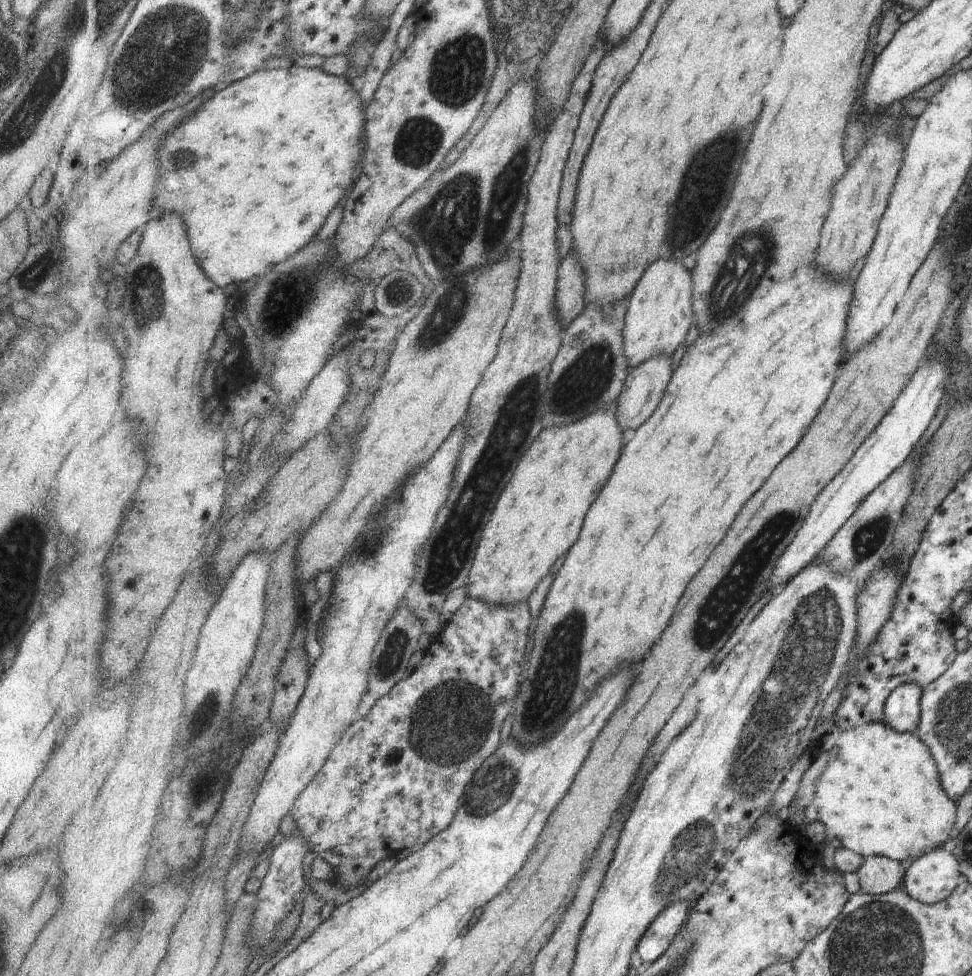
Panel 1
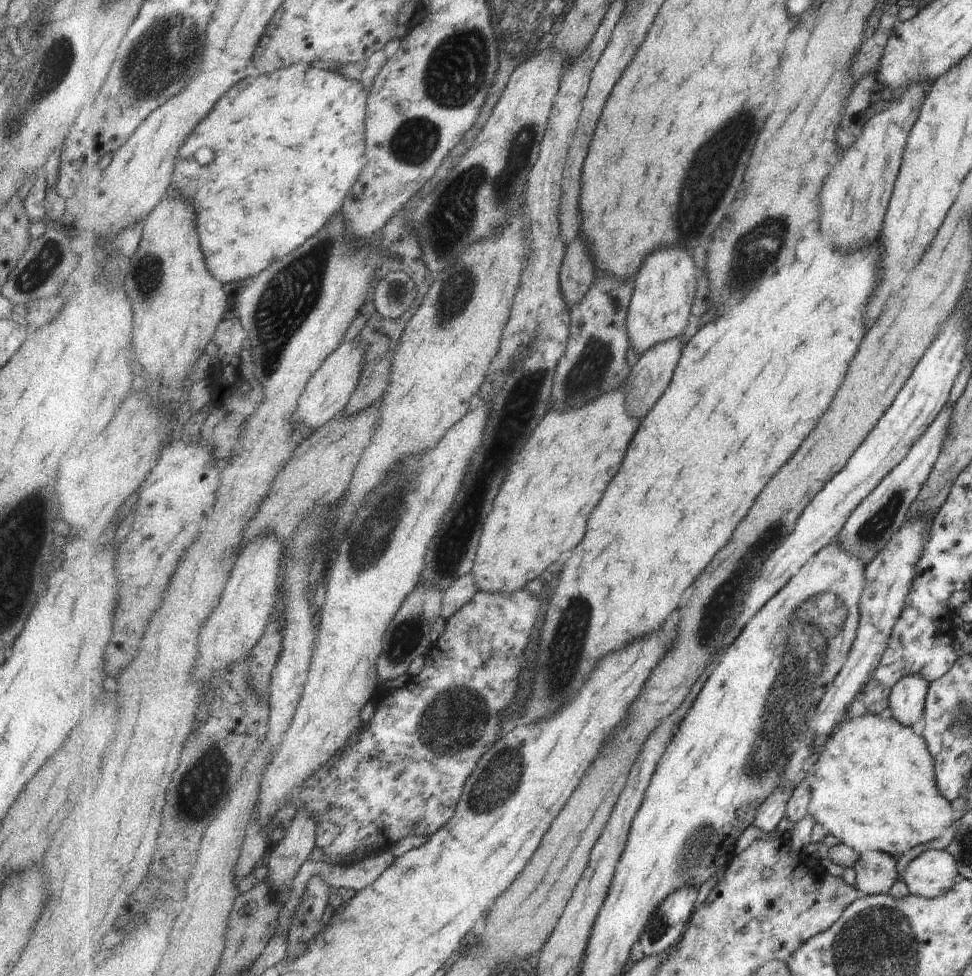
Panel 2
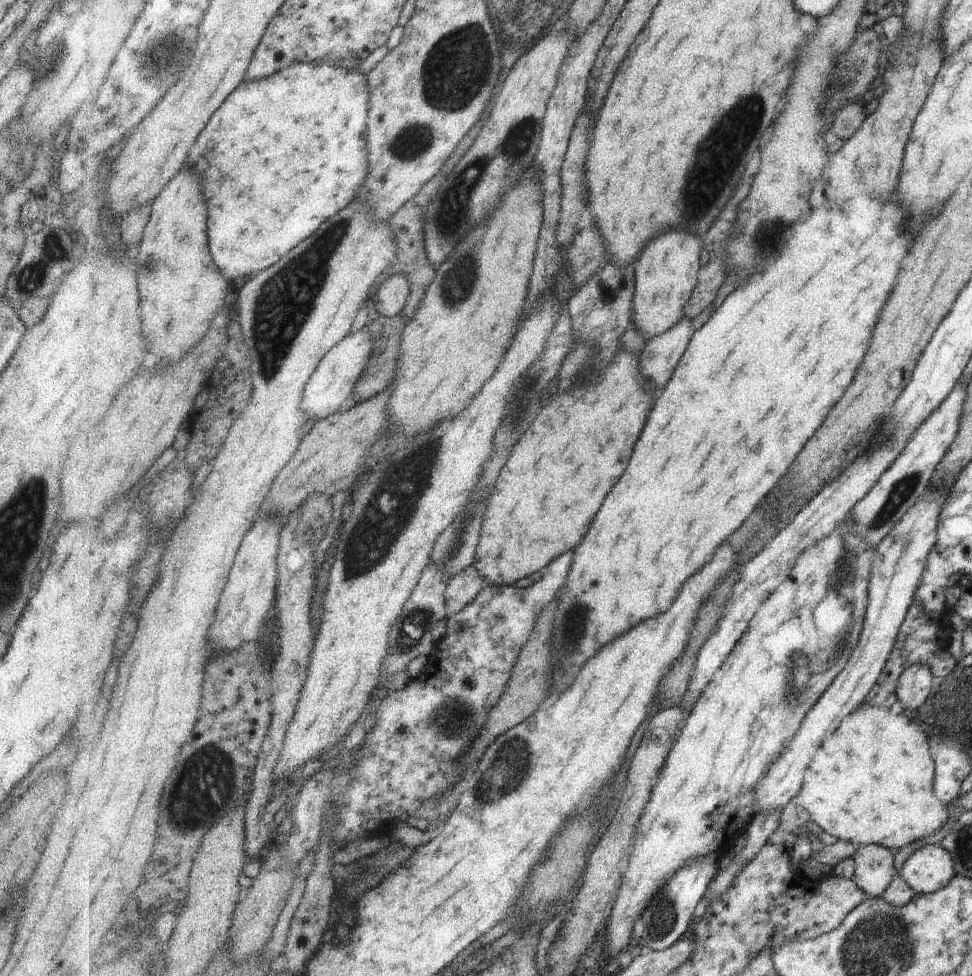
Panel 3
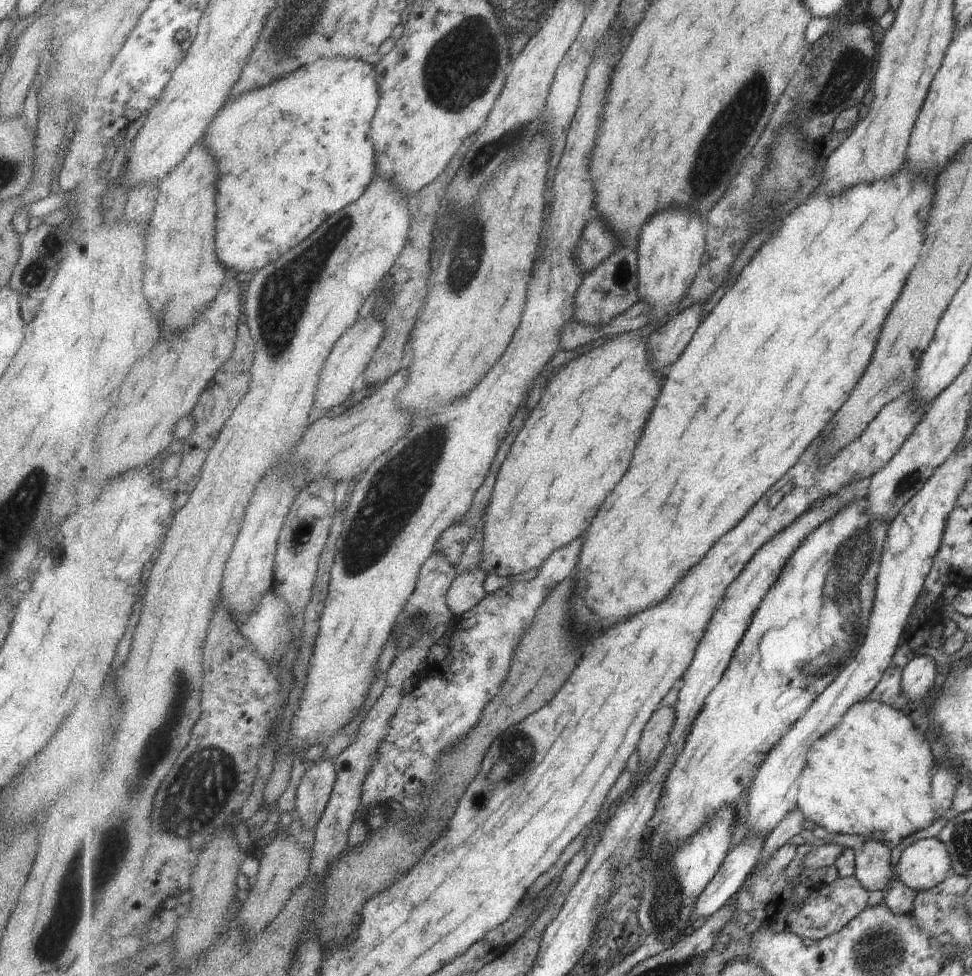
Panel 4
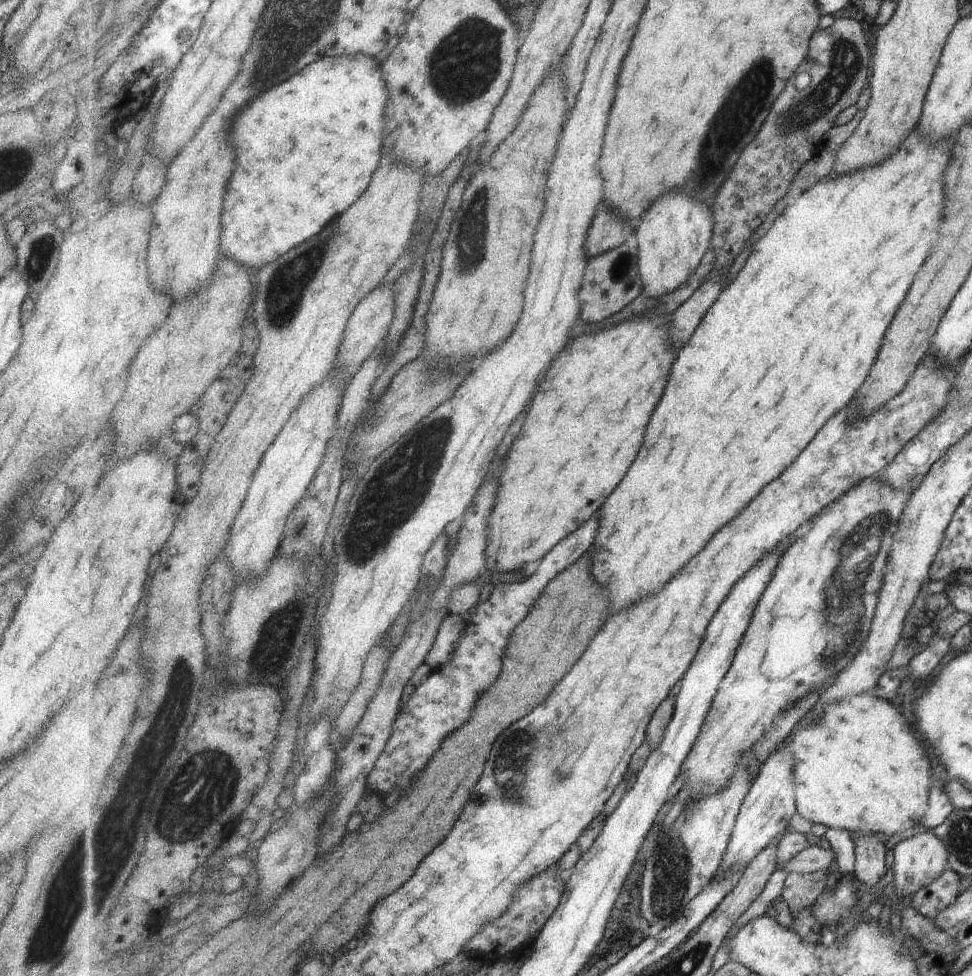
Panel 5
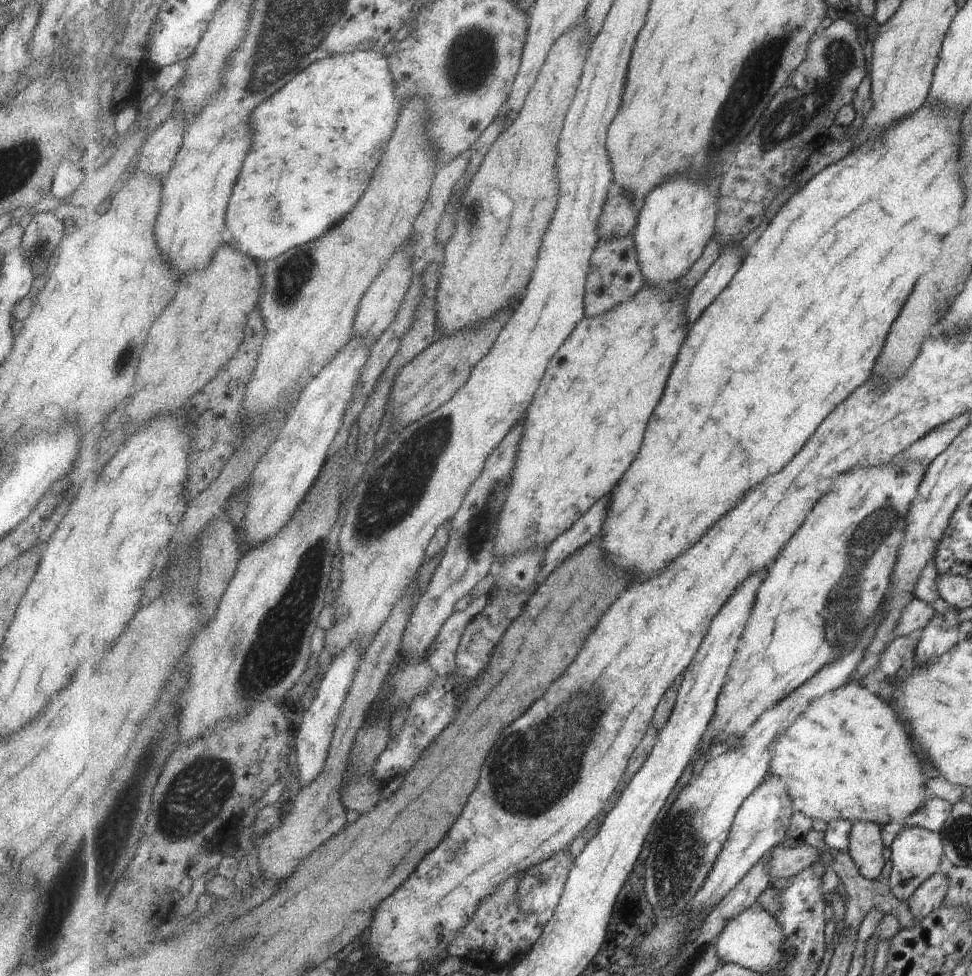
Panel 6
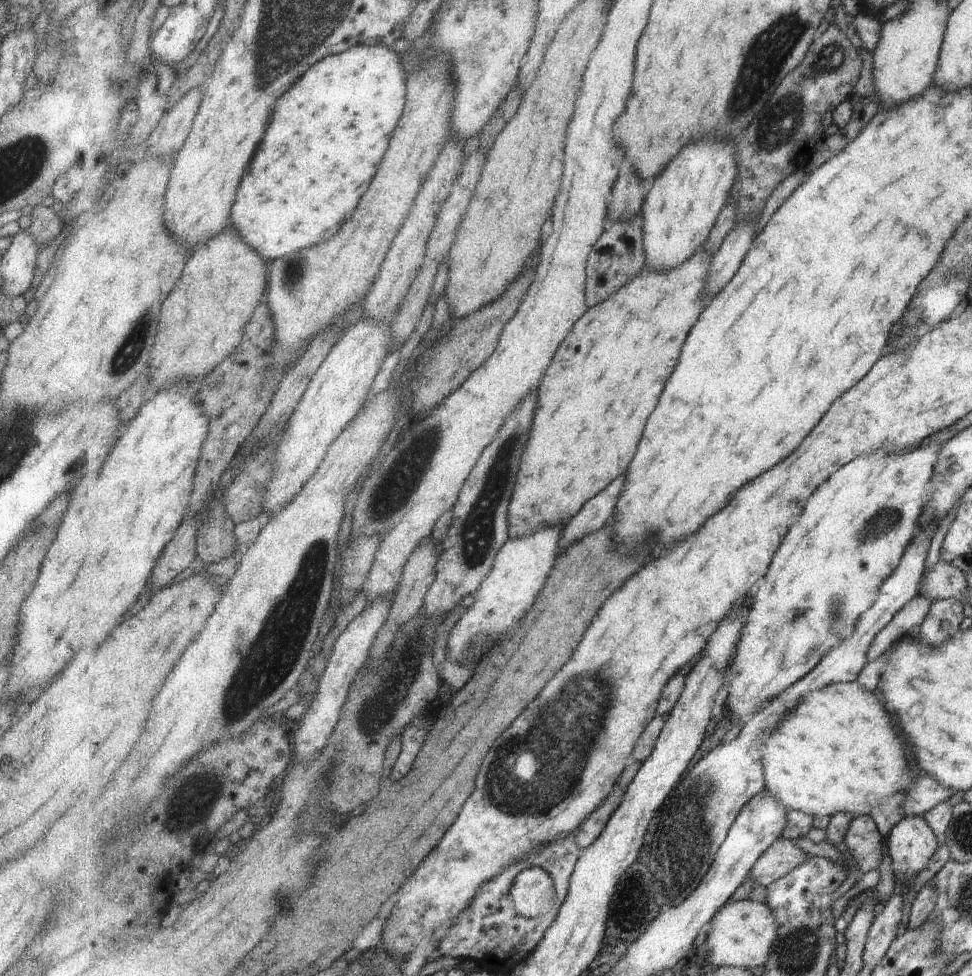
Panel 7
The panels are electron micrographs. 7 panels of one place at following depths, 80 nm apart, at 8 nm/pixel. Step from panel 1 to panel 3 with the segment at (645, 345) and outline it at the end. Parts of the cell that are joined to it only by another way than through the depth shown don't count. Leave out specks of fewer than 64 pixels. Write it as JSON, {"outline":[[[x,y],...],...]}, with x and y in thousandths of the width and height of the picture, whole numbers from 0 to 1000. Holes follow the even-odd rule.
{"outline":[[[701,236],[673,243],[665,250],[653,268],[654,298],[652,301],[651,335],[664,350],[687,341],[700,332],[710,317],[710,307],[719,289],[722,276],[719,258],[725,252],[723,244],[705,240]]]}

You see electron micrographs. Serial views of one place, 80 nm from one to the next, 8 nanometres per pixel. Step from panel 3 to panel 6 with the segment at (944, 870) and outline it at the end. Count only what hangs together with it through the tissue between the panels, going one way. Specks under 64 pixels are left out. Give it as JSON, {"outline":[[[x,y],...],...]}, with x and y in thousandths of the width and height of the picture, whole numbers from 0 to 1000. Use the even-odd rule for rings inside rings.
{"outline":[[[950,847],[928,848],[914,867],[914,880],[917,883],[914,903],[910,905],[923,922],[935,922],[937,915],[953,900],[960,898],[970,889],[969,863],[965,853]]]}

